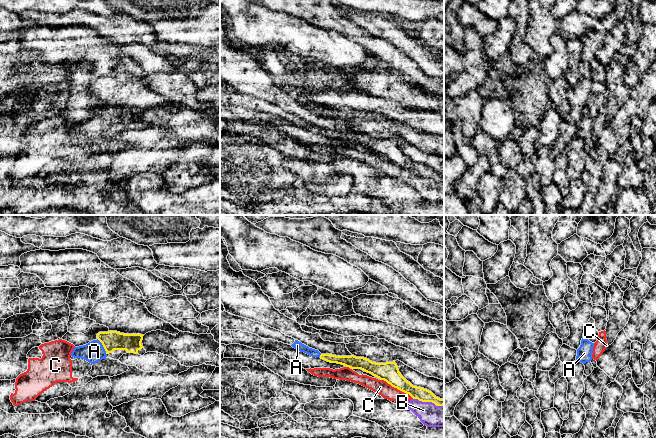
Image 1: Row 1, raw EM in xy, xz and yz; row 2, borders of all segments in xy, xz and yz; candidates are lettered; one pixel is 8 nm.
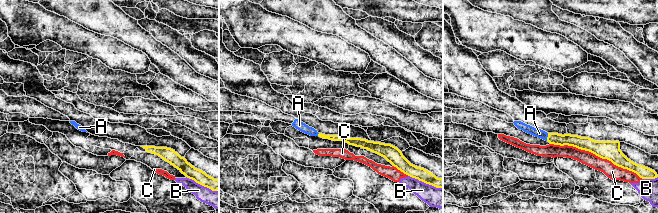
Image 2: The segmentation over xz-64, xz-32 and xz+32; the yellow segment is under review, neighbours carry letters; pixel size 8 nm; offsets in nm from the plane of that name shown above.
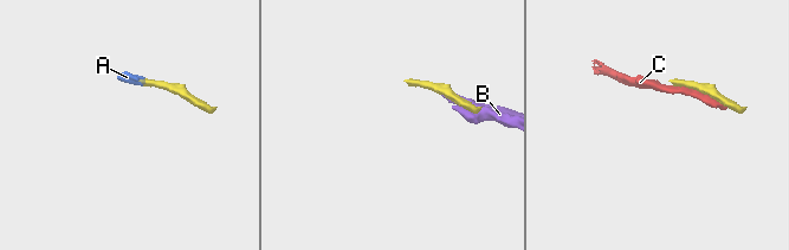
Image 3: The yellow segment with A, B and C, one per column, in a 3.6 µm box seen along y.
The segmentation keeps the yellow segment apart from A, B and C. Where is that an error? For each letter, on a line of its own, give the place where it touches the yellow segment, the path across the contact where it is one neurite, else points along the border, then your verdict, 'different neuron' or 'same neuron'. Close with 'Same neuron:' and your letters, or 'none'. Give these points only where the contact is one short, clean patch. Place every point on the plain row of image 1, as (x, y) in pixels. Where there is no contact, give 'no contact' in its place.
A: meets yellow in xy at (103, 122); runs through xy (112, 116), (103, 122), (94, 127); same neuron
B: meets yellow in xz at (428, 177); border along xz (413, 174), (419, 177), (431, 177), (436, 181), (443, 181); different neuron
C: meets yellow in xz at (397, 164); different neuron
Same neuron: A

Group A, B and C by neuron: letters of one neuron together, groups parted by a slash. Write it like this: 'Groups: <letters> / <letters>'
Groups: A / B C

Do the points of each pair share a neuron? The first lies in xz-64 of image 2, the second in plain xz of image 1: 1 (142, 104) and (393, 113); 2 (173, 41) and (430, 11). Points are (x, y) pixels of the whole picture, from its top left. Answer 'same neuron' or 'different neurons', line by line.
1: same neuron
2: different neurons

